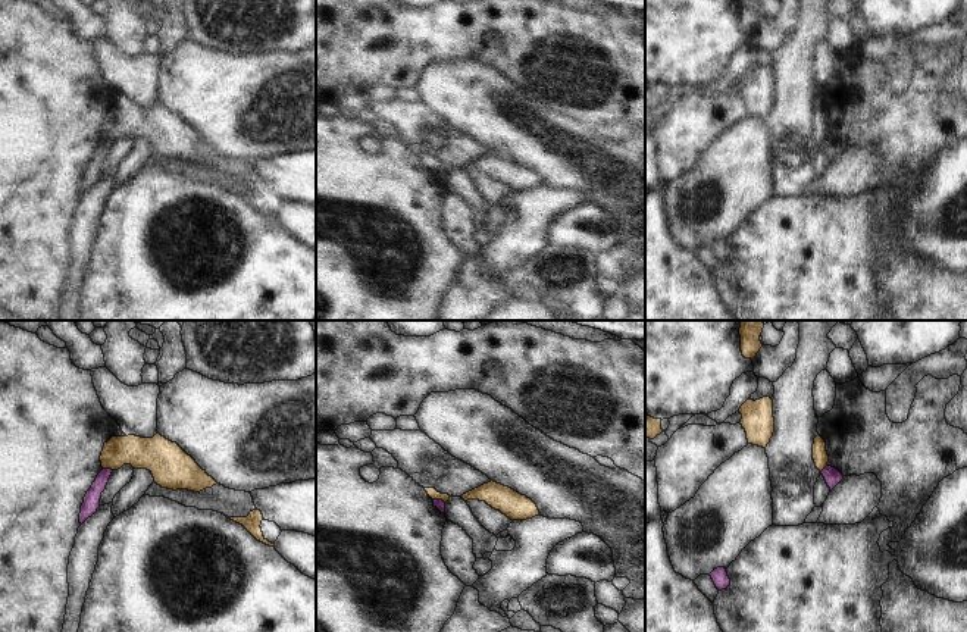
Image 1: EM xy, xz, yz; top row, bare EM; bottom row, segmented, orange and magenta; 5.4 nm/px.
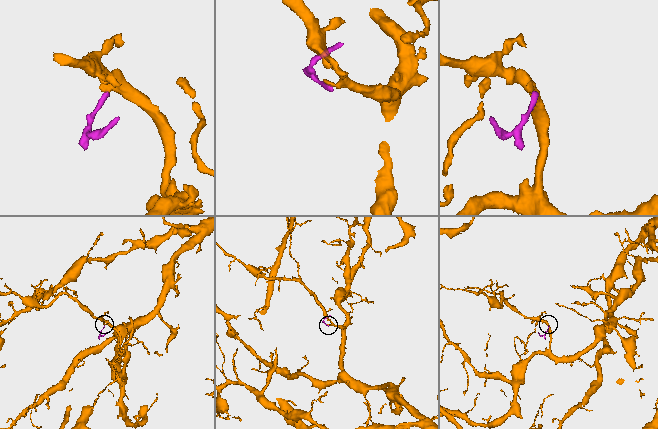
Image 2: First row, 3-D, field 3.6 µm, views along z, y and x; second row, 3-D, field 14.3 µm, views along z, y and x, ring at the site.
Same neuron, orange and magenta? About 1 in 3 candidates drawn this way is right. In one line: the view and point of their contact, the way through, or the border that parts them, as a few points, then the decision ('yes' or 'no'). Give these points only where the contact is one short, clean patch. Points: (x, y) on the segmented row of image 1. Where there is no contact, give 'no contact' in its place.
xy (108, 468) | along xy (103, 468), (112, 471) | no

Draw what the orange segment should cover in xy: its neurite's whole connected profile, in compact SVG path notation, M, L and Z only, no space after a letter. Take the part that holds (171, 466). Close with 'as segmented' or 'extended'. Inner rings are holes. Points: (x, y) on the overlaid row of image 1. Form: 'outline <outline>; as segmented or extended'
outline M159 432L153 438L112 437L104 442L100 462L103 469L112 470L118 470L123 464L147 469L157 485L173 491L200 492L218 484L176 442L166 439Z; as segmented

